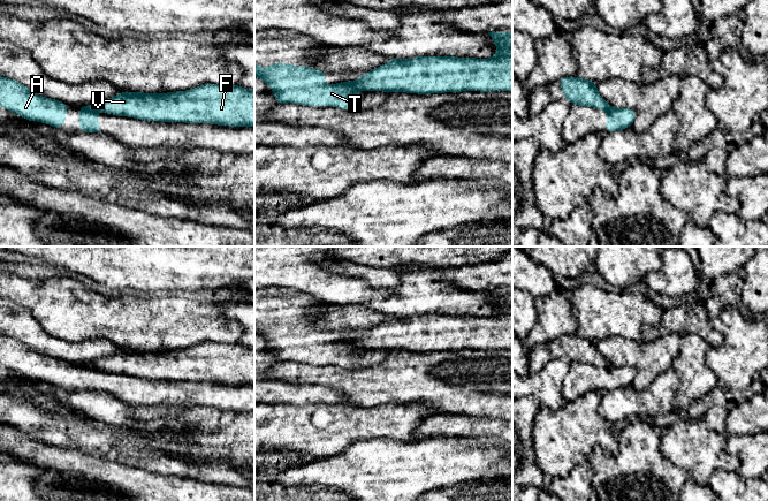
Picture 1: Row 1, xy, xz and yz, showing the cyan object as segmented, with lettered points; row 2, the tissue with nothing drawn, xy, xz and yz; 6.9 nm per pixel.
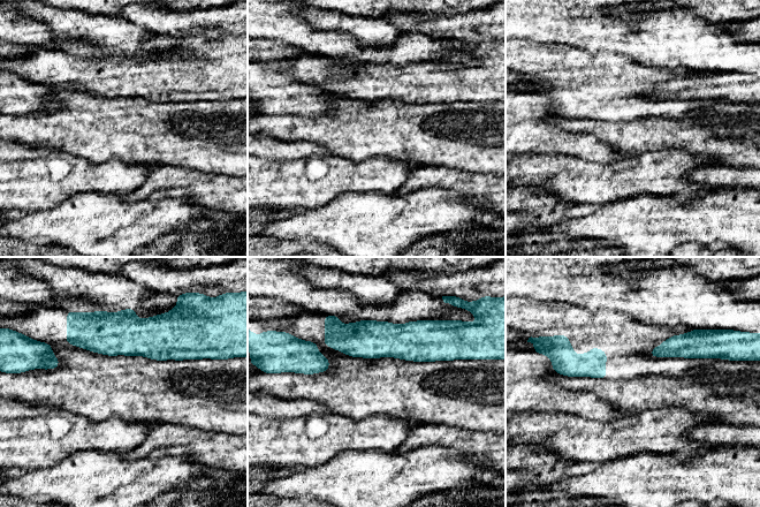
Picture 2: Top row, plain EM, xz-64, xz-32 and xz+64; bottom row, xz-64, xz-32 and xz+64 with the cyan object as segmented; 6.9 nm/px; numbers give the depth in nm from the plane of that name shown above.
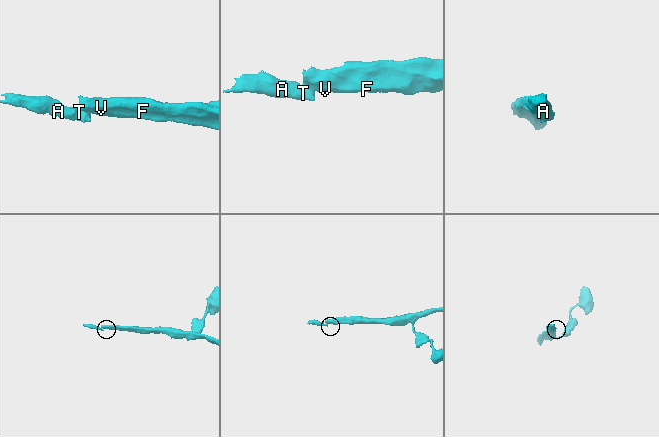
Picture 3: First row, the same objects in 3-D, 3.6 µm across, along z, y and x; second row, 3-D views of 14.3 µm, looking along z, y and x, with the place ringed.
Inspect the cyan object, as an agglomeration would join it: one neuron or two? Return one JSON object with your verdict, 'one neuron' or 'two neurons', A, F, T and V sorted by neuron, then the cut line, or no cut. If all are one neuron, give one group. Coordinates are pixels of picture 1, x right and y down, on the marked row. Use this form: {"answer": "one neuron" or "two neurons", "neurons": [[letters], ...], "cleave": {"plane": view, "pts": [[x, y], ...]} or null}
{"answer": "two neurons", "neurons": [["A", "T"], ["F", "V"]], "cleave": {"plane": "xz", "pts": [[352, 82], [358, 89]]}}

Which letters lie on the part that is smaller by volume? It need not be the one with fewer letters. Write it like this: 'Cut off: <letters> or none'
Cut off: A, T

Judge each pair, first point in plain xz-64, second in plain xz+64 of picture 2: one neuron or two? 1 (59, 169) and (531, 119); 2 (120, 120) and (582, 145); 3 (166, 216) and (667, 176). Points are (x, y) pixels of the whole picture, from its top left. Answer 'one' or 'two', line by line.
1: two
2: two
3: two

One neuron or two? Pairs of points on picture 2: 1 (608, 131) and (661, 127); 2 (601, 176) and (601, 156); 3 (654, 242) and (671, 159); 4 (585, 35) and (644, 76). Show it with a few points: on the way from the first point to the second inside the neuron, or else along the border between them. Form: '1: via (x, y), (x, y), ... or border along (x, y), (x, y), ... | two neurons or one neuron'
1: via (621, 131), (648, 131) | one neuron
2: border along (575, 156), (598, 163), (615, 163), (623, 159) | two neurons
3: border along (636, 196), (673, 196), (682, 204), (690, 203) | two neurons
4: border along (587, 52), (618, 52), (635, 61) | two neurons

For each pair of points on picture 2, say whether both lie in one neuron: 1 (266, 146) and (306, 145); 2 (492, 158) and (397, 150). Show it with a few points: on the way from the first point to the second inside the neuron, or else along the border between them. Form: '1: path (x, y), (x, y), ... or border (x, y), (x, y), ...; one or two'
1: path (276, 148), (296, 148); one
2: path (469, 148), (420, 148); one

